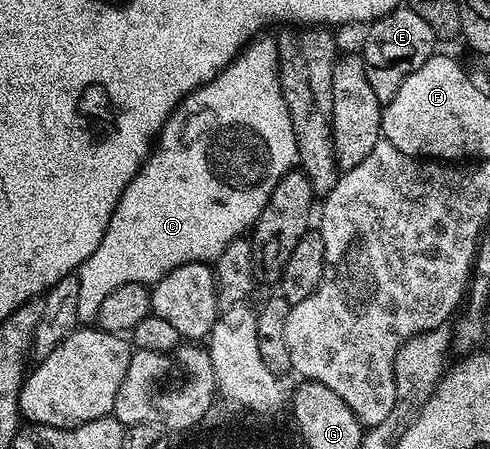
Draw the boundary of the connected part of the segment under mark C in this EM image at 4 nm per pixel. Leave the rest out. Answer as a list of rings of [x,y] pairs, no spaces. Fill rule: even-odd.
[[[261,39],[250,40],[240,54],[215,79],[184,96],[177,109],[165,120],[165,125],[162,126],[154,143],[153,151],[146,158],[142,168],[137,171],[135,178],[131,178],[127,190],[123,190],[123,194],[111,214],[107,230],[103,234],[103,242],[99,242],[95,254],[91,254],[91,258],[87,258],[87,262],[83,262],[75,273],[79,282],[78,321],[96,321],[99,306],[103,306],[103,298],[107,298],[107,294],[119,290],[119,286],[127,286],[127,282],[139,282],[152,286],[167,274],[171,274],[171,270],[175,270],[184,264],[190,264],[191,262],[203,264],[216,261],[217,256],[223,254],[223,250],[227,250],[227,246],[231,246],[231,242],[242,239],[252,229],[253,223],[256,222],[263,210],[263,206],[267,206],[267,198],[271,194],[271,190],[275,190],[275,186],[279,186],[279,178],[283,178],[288,172],[294,171],[297,164],[297,147],[295,146],[295,130],[291,130],[291,114],[287,110],[287,102],[283,102],[283,90],[279,82],[277,67],[281,61],[281,56],[277,52],[276,39]]]

